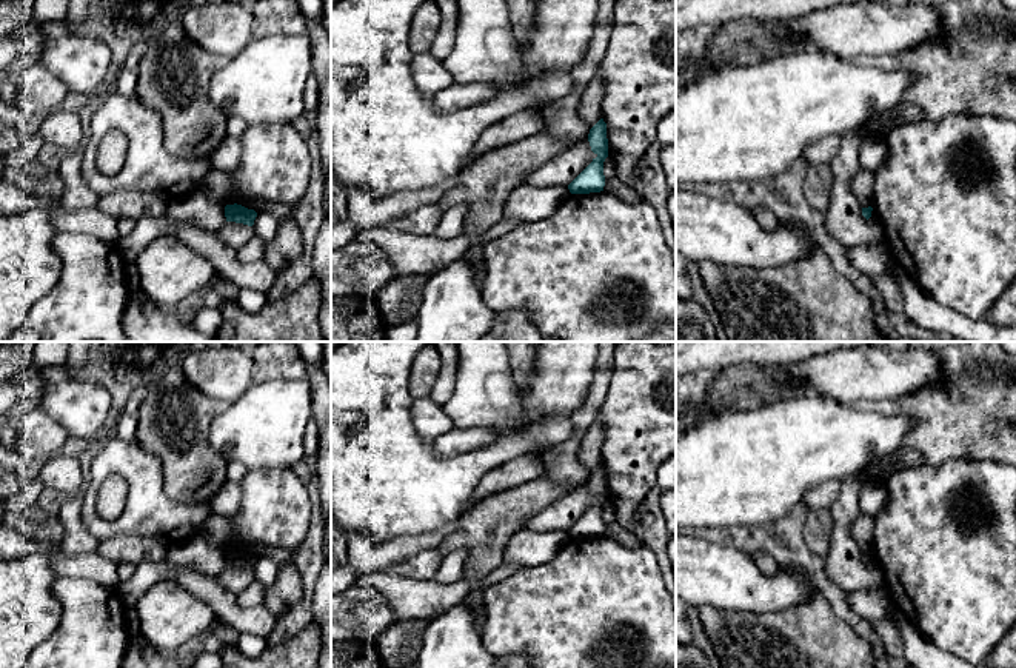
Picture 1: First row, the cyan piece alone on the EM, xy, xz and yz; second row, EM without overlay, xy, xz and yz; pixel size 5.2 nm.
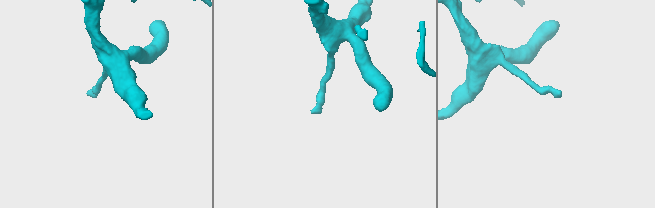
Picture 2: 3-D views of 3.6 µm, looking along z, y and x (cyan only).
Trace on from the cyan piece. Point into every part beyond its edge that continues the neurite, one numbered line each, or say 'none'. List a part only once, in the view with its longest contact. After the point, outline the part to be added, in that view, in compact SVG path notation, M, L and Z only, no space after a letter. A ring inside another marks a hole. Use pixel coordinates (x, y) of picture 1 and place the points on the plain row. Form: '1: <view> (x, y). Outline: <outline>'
none

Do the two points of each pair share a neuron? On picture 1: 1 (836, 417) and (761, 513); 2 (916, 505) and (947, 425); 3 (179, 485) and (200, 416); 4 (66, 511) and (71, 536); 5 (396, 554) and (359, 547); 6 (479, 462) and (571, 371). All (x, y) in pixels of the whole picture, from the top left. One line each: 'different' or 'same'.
1: same
2: different
3: same
4: same
5: same
6: different

